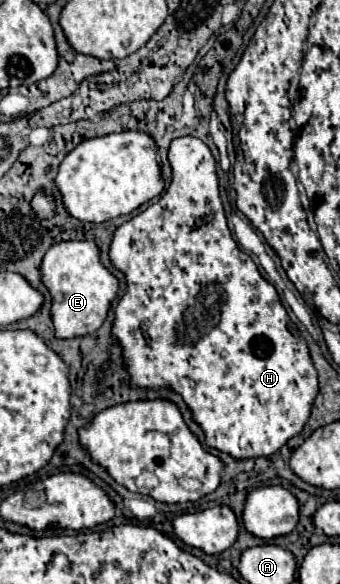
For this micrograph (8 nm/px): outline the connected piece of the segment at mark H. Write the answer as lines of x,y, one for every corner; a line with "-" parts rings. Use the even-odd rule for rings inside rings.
194,136
176,138
170,144
168,160
172,164
172,184
168,186
164,196
156,204
150,204
144,212
140,212
134,218
130,218
130,220
134,220
132,224
130,224
130,220
124,222
114,232
114,238
112,238
112,244
110,244
110,260
112,260
112,264
118,270
124,272
126,282
128,282
128,290
126,290
126,294
122,296
122,300
116,306
116,320
114,320
112,334
114,334
116,340
122,342
124,360
126,360
128,372
130,372
130,382
132,382
132,370
134,370
134,386
140,386
140,388
164,388
166,386
166,388
172,388
174,392
182,394
182,398
190,406
196,422
206,432
206,444
208,446
218,448
222,452
228,452
234,458
270,456
280,446
284,446
292,436
302,432
302,428
304,428
304,424
306,424
306,420
310,416
312,402
314,402
314,398
318,394
316,368
314,368
314,364
310,360
310,352
308,352
306,340
300,340
300,334
294,330
294,326
290,322
290,316
288,316
286,308
282,306
276,288
260,276
258,266
252,262
252,258
248,254
244,254
238,248
238,244
232,238
232,232
228,230
224,208
222,208
222,200
220,200
220,190
218,190
216,160
214,160
210,148
202,140
198,140

